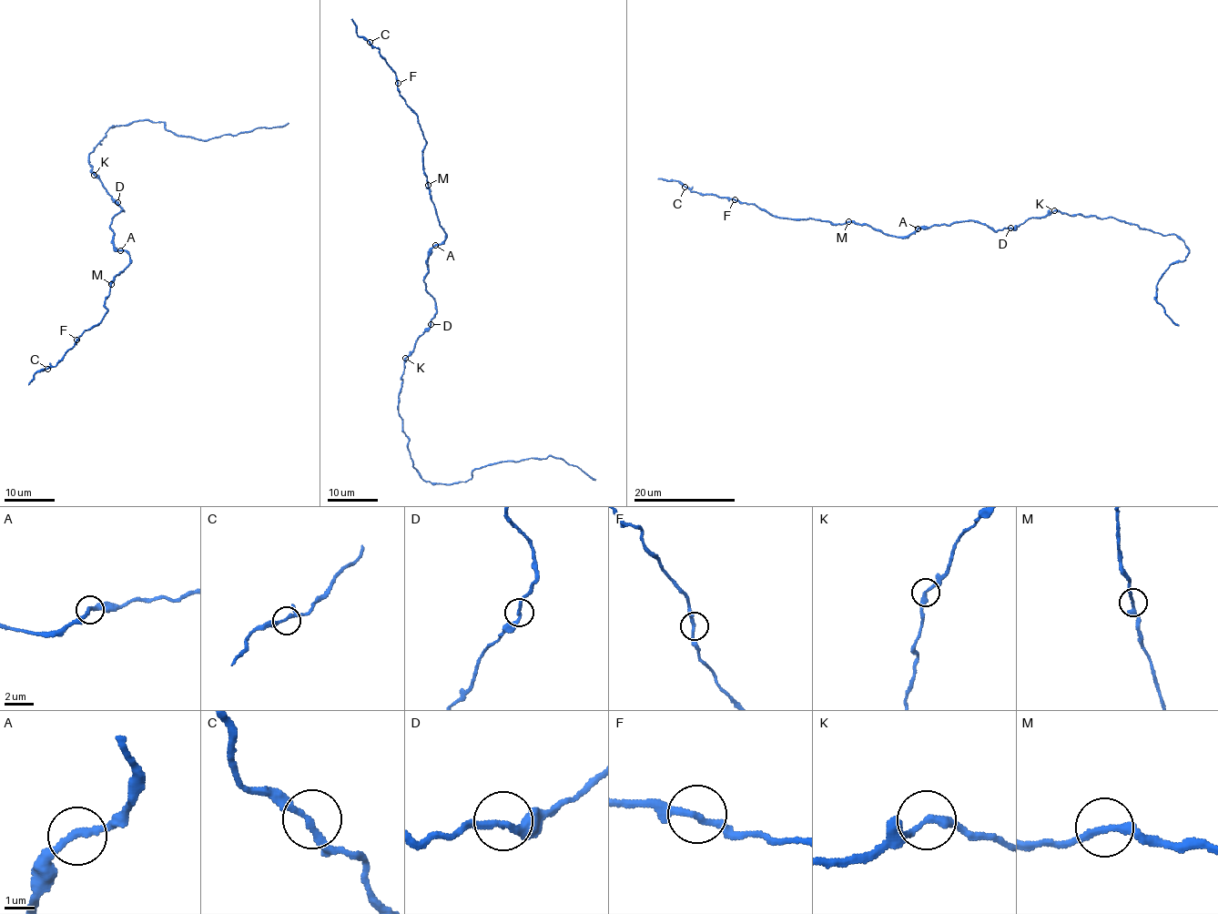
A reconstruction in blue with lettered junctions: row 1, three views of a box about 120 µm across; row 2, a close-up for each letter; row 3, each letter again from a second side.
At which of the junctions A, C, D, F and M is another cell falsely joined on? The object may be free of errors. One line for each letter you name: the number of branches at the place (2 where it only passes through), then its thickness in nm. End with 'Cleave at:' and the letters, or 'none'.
Cleave at: none

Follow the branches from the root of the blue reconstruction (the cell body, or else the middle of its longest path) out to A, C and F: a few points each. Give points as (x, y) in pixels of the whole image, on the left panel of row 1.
A: (118, 206), (123, 211), (120, 210), (112, 218), (110, 229), (114, 234), (114, 249), (120, 250)
C: (118, 206), (110, 229), (114, 249), (130, 263), (111, 283), (98, 326), (47, 369)
F: (118, 206), (110, 229), (114, 249), (130, 263), (111, 283), (104, 318), (76, 340)

